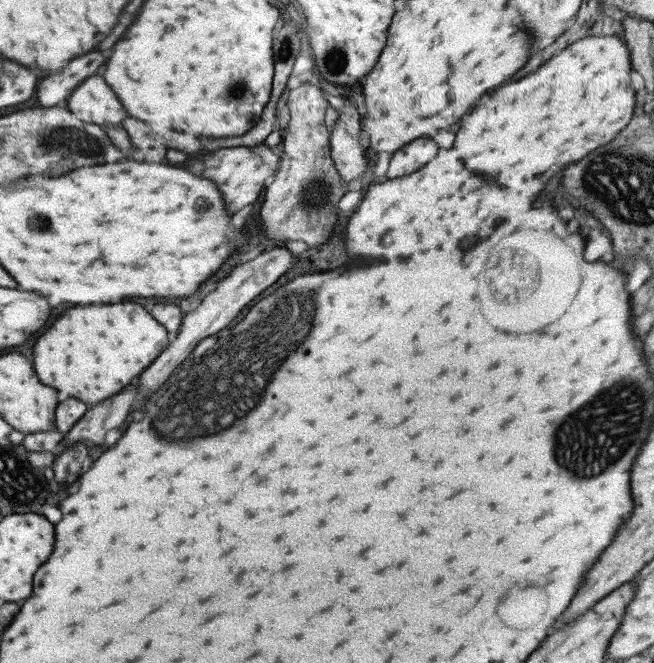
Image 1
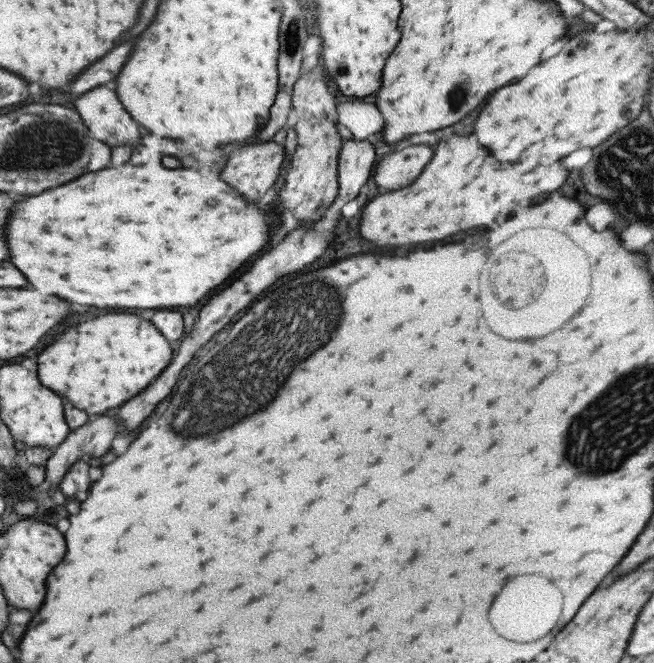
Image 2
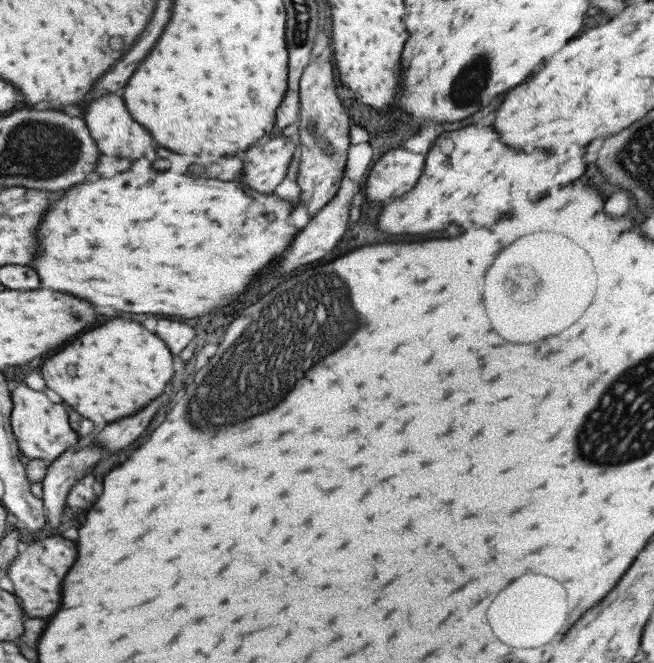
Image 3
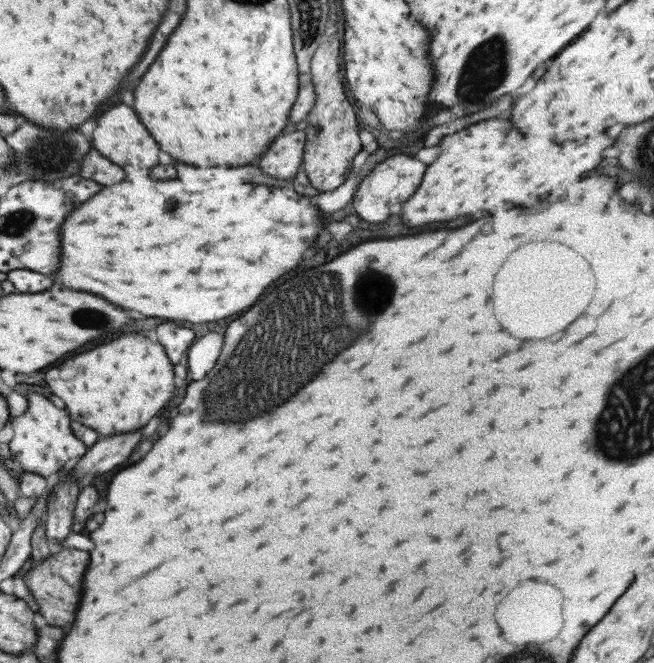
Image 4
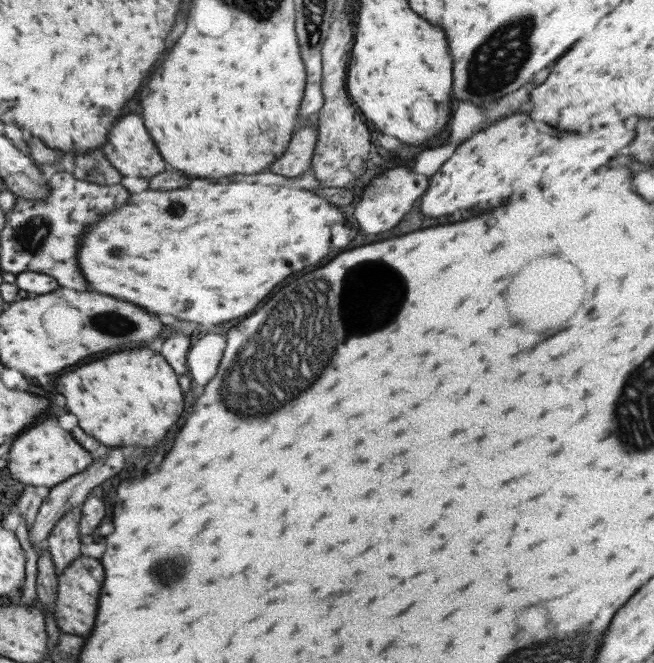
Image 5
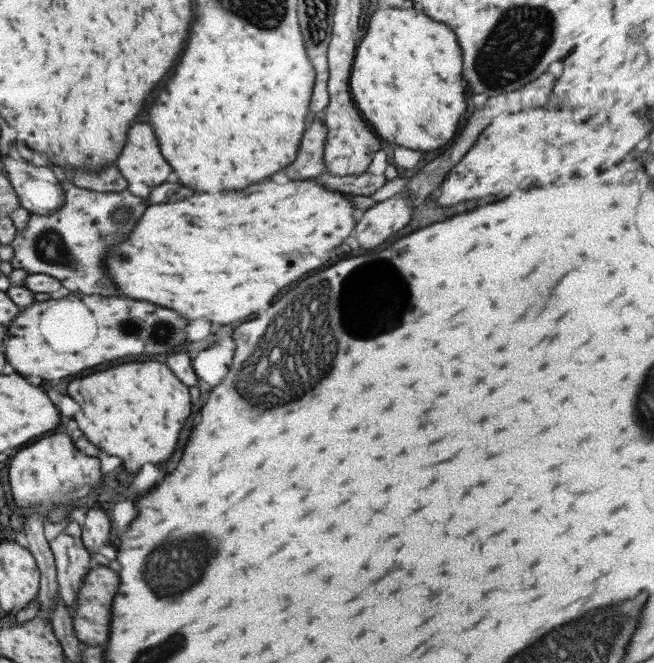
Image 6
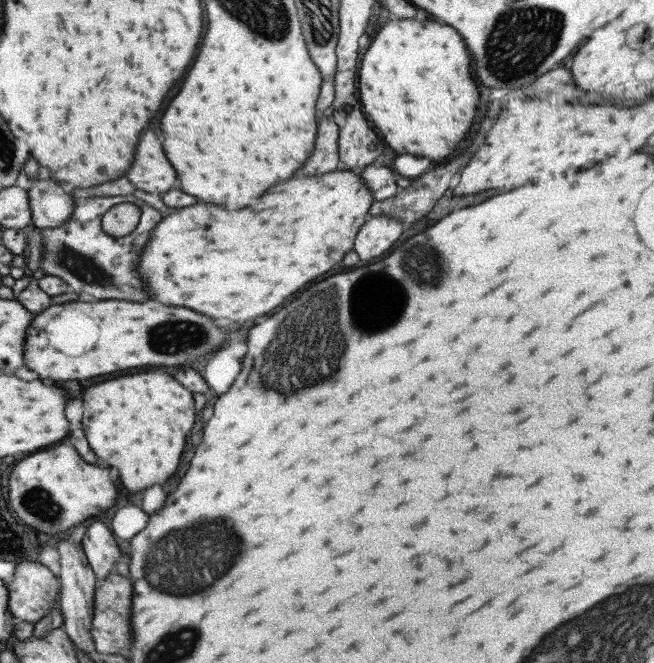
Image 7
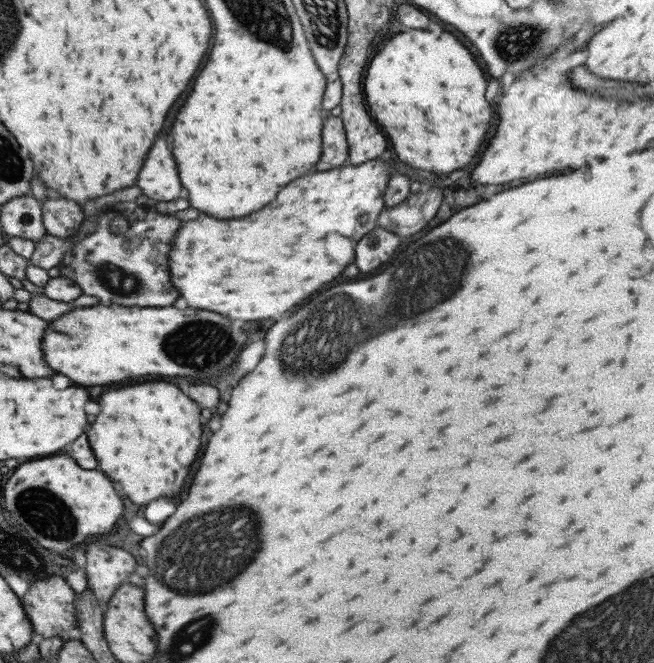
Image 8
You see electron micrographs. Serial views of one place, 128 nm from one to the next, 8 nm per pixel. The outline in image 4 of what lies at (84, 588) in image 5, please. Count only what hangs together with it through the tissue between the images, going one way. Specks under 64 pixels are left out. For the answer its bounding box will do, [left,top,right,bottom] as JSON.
[23,546,90,628]

